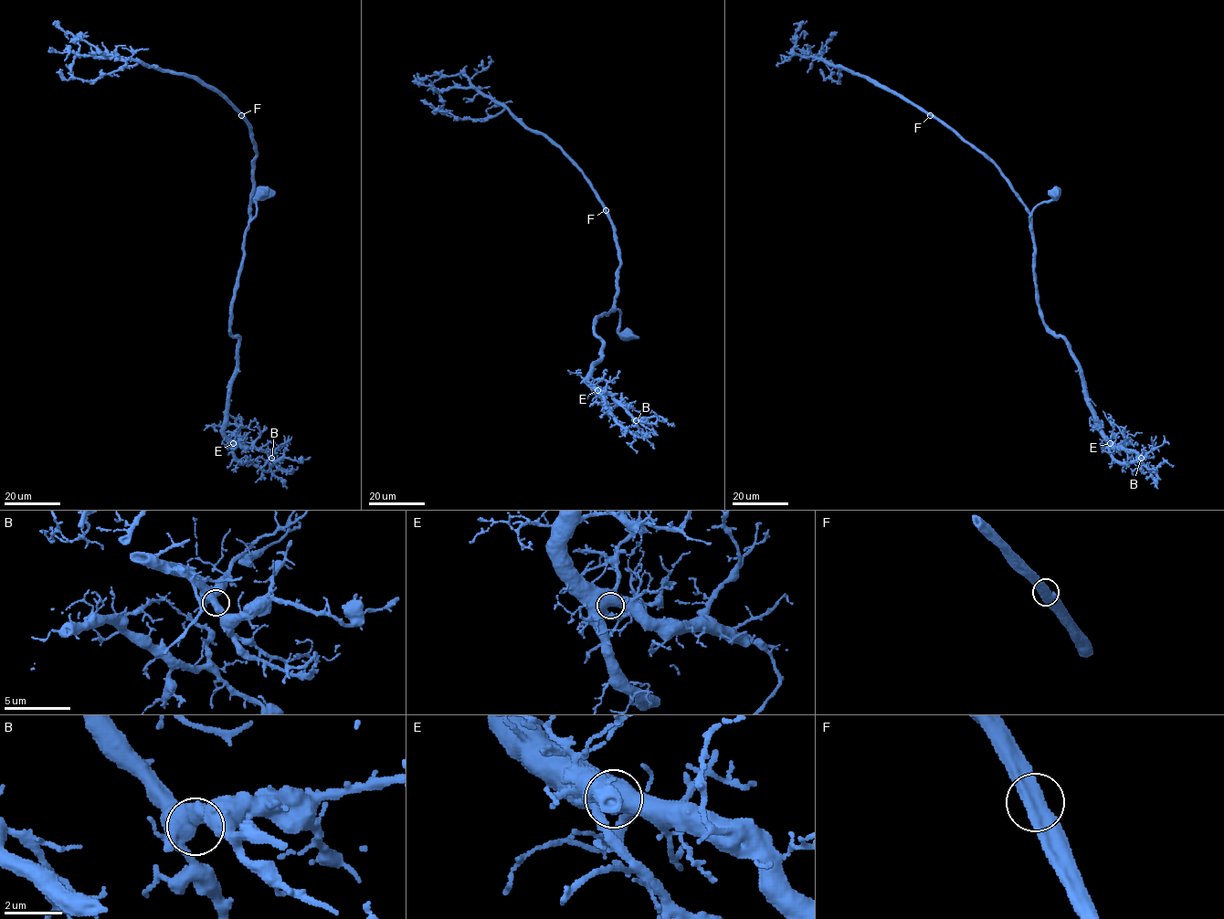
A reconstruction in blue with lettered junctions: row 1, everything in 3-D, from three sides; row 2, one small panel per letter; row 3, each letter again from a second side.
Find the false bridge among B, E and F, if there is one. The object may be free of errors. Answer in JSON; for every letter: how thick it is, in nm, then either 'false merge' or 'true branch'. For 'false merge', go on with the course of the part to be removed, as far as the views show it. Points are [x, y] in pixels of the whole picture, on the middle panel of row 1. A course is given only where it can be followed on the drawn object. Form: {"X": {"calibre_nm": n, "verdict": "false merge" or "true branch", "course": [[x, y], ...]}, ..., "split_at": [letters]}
{"B": {"calibre_nm": 550, "verdict": "true branch"}, "E": {"calibre_nm": 600, "verdict": "true branch"}, "F": {"calibre_nm": 550, "verdict": "true branch"}, "split_at": []}

